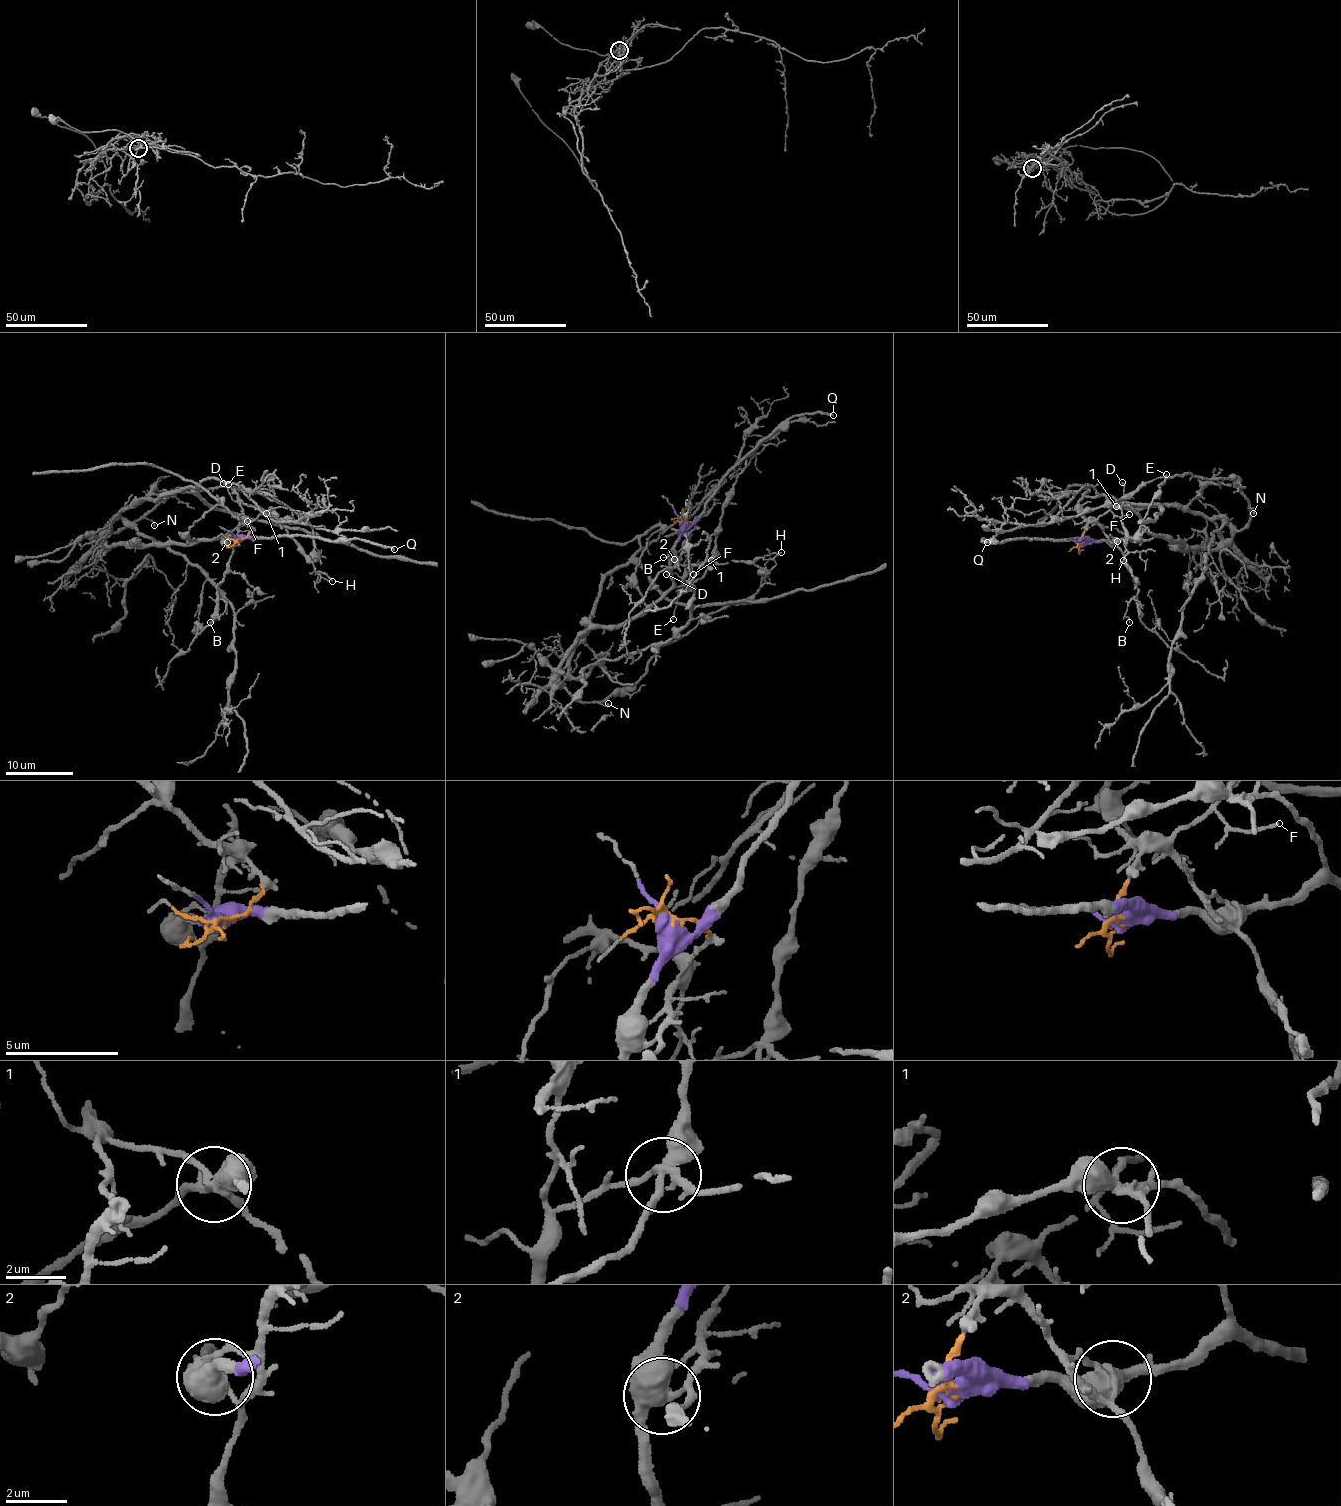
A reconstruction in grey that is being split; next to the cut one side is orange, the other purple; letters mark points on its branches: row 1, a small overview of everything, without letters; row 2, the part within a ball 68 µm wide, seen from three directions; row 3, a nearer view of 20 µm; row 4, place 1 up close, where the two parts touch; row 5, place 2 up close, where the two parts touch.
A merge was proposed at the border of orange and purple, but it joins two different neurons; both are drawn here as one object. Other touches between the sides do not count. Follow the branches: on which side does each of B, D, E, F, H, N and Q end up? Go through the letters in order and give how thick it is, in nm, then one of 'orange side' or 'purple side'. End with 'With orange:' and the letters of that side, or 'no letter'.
B: 100 nm thick; orange side
D: 120 nm thick; orange side
E: 130 nm thick; orange side
F: 130 nm thick; orange side
H: 100 nm thick; orange side
N: 180 nm thick; purple side
Q: 260 nm thick; purple side
With orange: B, D, E, F, H

